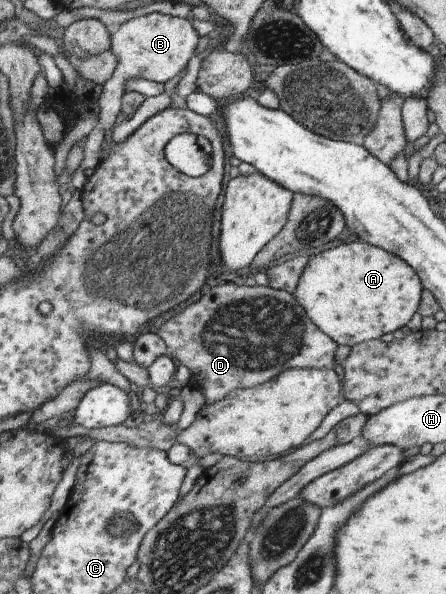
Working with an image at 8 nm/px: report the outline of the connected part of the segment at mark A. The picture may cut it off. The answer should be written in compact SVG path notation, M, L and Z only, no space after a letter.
M359 239L313 255L294 295L323 332L352 347L407 326L419 310L423 290L422 277L403 257Z

